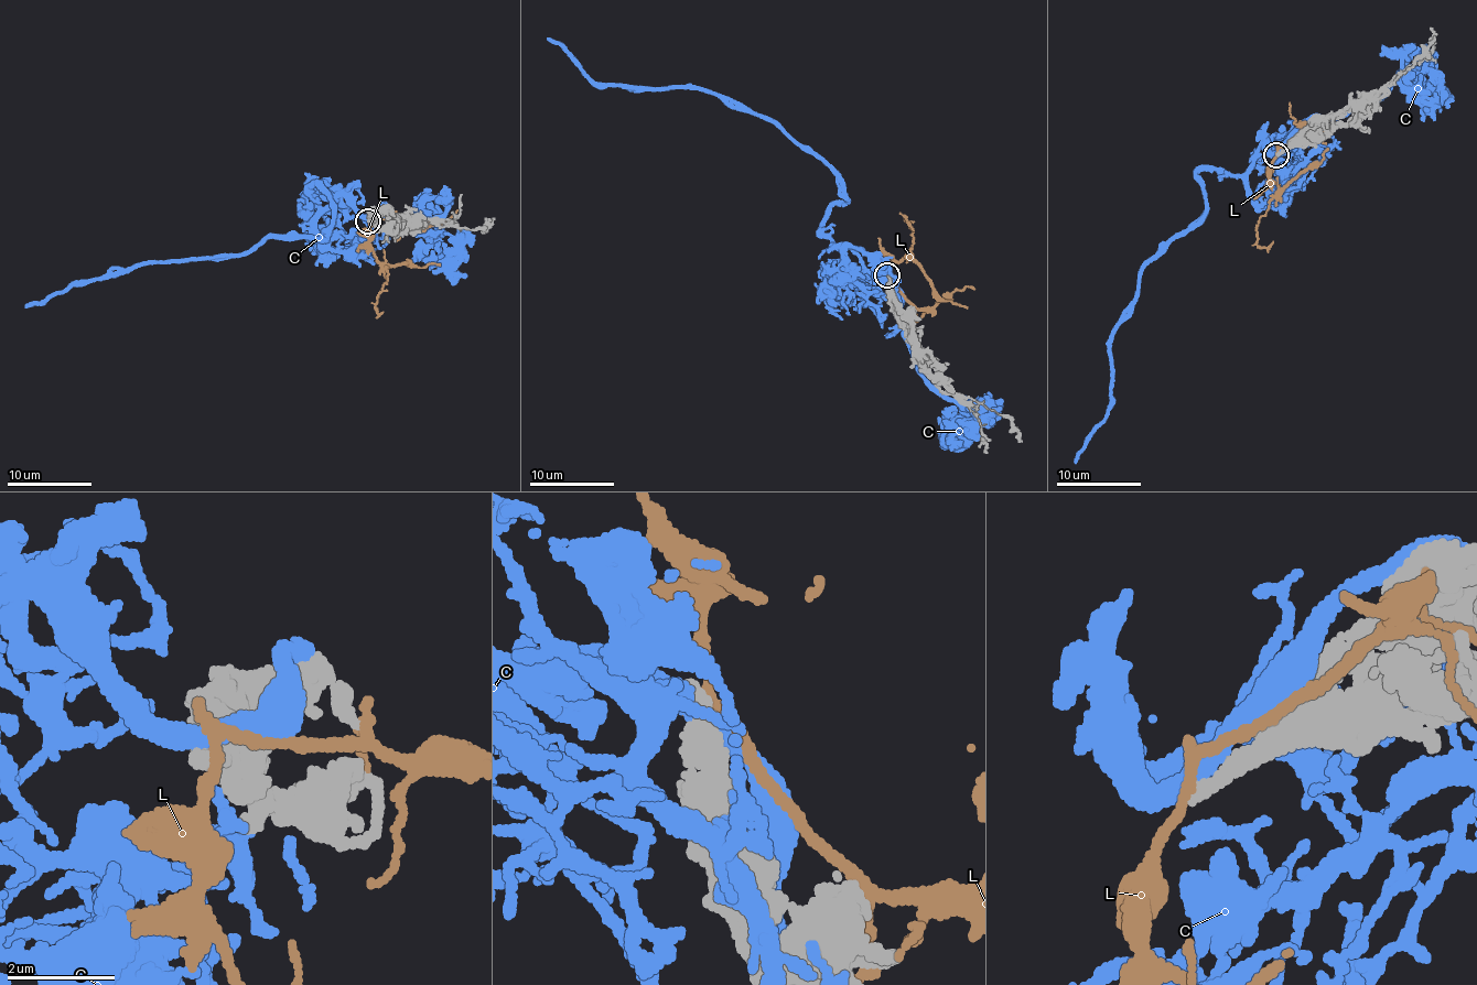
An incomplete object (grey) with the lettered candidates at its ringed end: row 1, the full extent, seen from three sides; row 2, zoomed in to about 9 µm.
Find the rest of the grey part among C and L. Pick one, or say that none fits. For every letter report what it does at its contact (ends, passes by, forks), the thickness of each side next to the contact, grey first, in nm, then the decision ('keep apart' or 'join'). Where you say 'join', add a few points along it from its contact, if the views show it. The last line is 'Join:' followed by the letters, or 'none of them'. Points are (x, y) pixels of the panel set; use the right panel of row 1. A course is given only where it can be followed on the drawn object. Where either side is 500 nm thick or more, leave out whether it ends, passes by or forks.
C: it passes by; 440 nm thick on the grey side, 360 nm on the other; keep apart
L: it passes by; 320 nm thick on the grey side, 220 nm on the other; keep apart
Join: none of them

